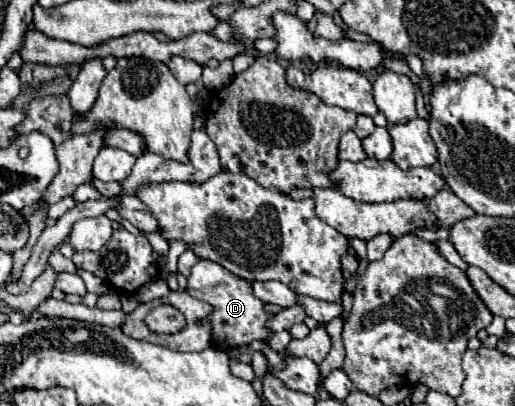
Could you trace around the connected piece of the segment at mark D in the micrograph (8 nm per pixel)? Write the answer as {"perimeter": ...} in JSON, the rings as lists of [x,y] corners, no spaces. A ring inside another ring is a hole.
{"perimeter":[[[200,260],[192,274],[188,276],[186,292],[202,302],[208,302],[212,306],[212,314],[208,316],[212,326],[212,342],[220,350],[248,346],[254,340],[266,342],[274,332],[266,326],[274,314],[266,312],[266,304],[254,296],[252,282],[228,272],[224,266],[212,262],[212,260]]]}

